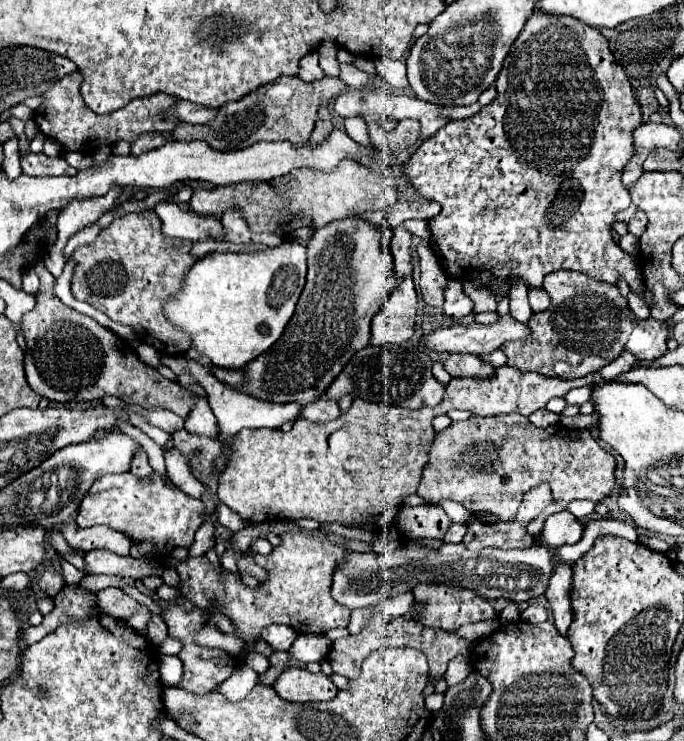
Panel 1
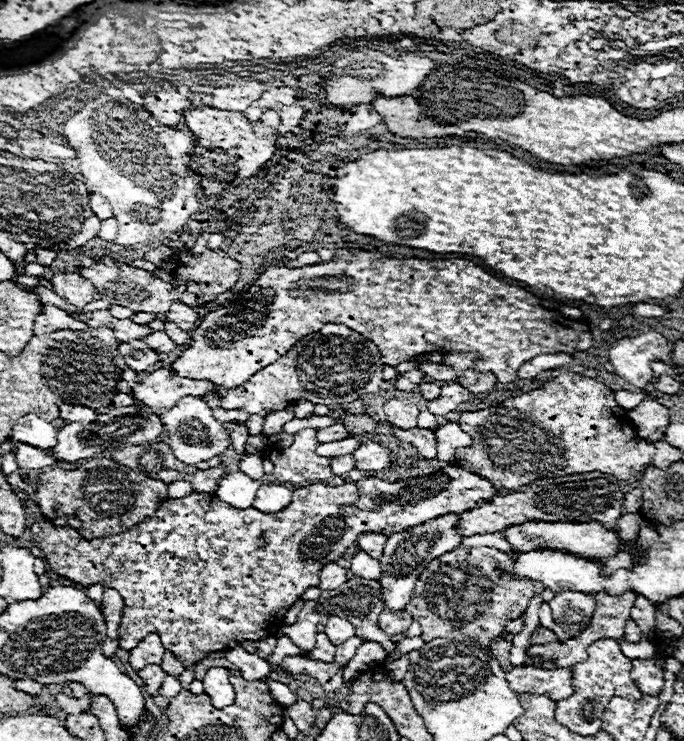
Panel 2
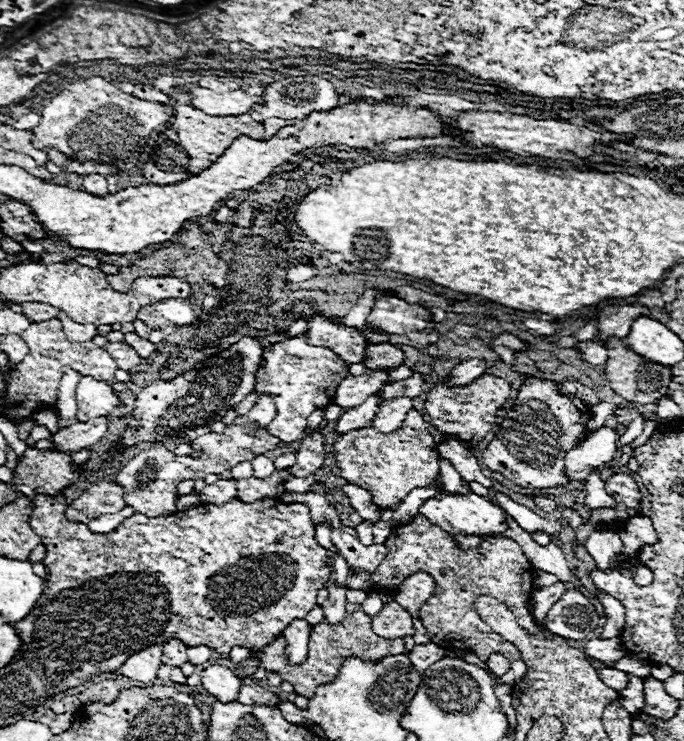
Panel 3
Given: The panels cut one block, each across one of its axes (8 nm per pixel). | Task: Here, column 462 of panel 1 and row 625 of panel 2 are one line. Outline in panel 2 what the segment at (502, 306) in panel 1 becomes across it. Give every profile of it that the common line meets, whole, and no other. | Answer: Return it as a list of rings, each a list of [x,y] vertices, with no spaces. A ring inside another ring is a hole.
[[[328,616],[326,620],[326,636],[330,638],[330,642],[334,642],[336,646],[340,646],[342,642],[346,642],[348,638],[354,636],[354,626],[338,616]]]

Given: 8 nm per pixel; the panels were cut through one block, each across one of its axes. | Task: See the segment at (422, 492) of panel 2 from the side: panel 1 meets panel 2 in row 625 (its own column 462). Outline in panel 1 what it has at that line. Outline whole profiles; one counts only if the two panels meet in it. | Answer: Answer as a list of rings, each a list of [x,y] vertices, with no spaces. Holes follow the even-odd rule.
[[[534,14],[528,18],[522,34],[518,36],[518,42],[510,48],[510,54],[506,56],[506,66],[502,66],[496,82],[494,82],[498,96],[488,104],[482,106],[482,110],[466,120],[448,122],[438,130],[434,136],[424,140],[416,152],[408,158],[408,162],[402,164],[402,176],[414,186],[414,190],[426,198],[436,200],[442,210],[438,216],[428,220],[430,228],[430,248],[434,250],[438,262],[446,270],[446,274],[454,280],[462,282],[478,282],[480,286],[490,286],[492,282],[514,282],[524,280],[528,288],[542,288],[544,278],[554,270],[576,270],[590,278],[598,278],[606,284],[616,284],[618,278],[624,278],[628,288],[636,294],[644,292],[644,280],[642,280],[642,268],[636,258],[626,254],[612,236],[612,226],[616,222],[616,214],[626,210],[630,206],[630,194],[622,184],[622,172],[630,158],[634,156],[634,130],[644,122],[642,120],[642,108],[636,100],[632,86],[628,82],[628,76],[624,68],[614,60],[614,54],[608,48],[608,40],[602,36],[598,28],[586,26],[584,22],[576,22],[574,18],[558,18],[550,14]]]

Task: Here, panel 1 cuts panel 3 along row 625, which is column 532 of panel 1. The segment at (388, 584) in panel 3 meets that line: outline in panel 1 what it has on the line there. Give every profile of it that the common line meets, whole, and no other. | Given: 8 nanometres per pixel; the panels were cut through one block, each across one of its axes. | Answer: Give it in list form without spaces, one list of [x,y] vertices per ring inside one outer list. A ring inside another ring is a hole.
[[[502,414],[502,416],[490,416],[490,418],[470,416],[468,420],[452,422],[446,430],[436,432],[434,442],[430,444],[428,464],[424,466],[424,474],[418,486],[418,496],[424,498],[428,504],[454,500],[462,504],[472,516],[494,514],[498,520],[510,522],[514,520],[514,514],[522,502],[524,492],[538,486],[540,482],[550,482],[554,500],[548,506],[548,512],[542,512],[532,522],[528,522],[528,534],[538,538],[544,526],[544,520],[554,512],[566,510],[566,506],[572,500],[602,502],[604,498],[608,498],[616,484],[614,472],[616,472],[616,458],[596,442],[590,430],[568,430],[562,424],[536,428],[522,414]]]

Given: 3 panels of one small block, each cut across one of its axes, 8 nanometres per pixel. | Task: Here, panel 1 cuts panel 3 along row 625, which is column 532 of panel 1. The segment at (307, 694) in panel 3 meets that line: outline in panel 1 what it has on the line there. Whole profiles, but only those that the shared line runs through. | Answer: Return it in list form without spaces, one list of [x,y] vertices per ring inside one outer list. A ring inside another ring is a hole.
[[[558,270],[546,276],[544,288],[552,298],[552,304],[548,306],[548,310],[534,314],[530,318],[528,322],[532,330],[530,338],[506,342],[506,346],[502,346],[502,350],[508,356],[506,360],[508,366],[538,372],[544,376],[556,376],[562,380],[574,380],[610,364],[620,356],[622,350],[630,350],[636,358],[648,360],[666,354],[668,324],[650,318],[648,328],[640,328],[640,324],[634,320],[634,314],[628,310],[626,298],[620,296],[616,286],[592,280],[578,272]],[[638,330],[648,330],[648,336],[636,338],[634,348],[632,334]],[[644,348],[646,356],[640,356],[644,354]]]

